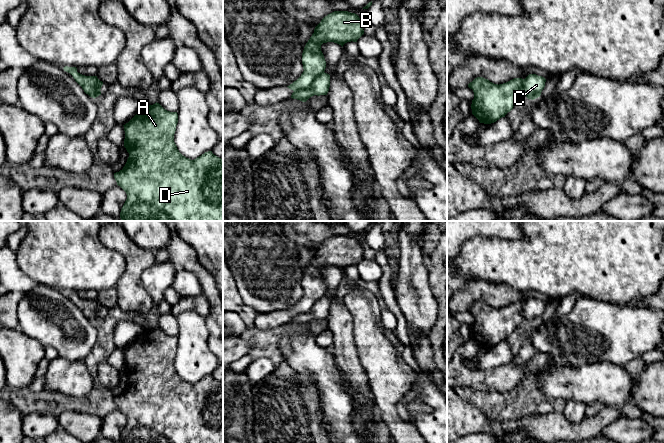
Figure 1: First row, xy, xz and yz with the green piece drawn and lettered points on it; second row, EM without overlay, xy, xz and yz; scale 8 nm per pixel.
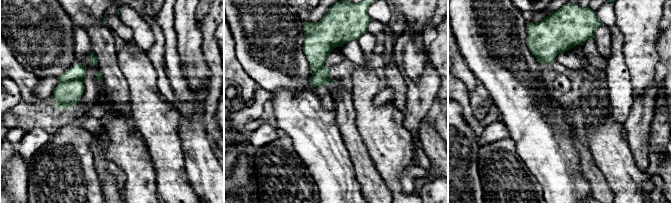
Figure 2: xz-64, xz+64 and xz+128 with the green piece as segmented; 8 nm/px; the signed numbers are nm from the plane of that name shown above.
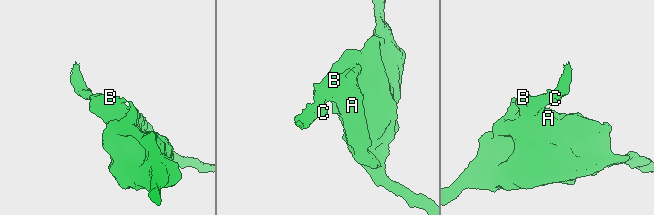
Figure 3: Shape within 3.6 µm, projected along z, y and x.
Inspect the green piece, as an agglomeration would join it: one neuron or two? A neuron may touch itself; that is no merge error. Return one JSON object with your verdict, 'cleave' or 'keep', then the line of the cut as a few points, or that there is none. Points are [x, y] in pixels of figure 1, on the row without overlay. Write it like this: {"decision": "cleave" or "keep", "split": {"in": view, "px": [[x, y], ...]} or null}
{"decision": "cleave", "split": {"in": "xz", "px": [[323, 295], [307, 311], [299, 312], [294, 316]]}}

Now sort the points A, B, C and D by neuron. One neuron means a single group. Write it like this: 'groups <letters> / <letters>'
groups A B D / C

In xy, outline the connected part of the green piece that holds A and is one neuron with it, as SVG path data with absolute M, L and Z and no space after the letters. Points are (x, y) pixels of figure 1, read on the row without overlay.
M159 327L145 329L124 350L124 371L129 377L122 394L114 397L117 409L127 418L121 443L223 443L223 383L212 375L194 384L183 380L174 366L178 347L177 336L164 333Z

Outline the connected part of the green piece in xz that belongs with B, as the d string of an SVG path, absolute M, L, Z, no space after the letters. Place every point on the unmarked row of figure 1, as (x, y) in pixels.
M334 235L325 240L315 251L314 257L304 271L303 297L287 311L294 316L306 313L317 300L325 295L326 285L321 275L323 267L334 266L343 271L347 266L357 266L363 258L363 246L355 237Z

